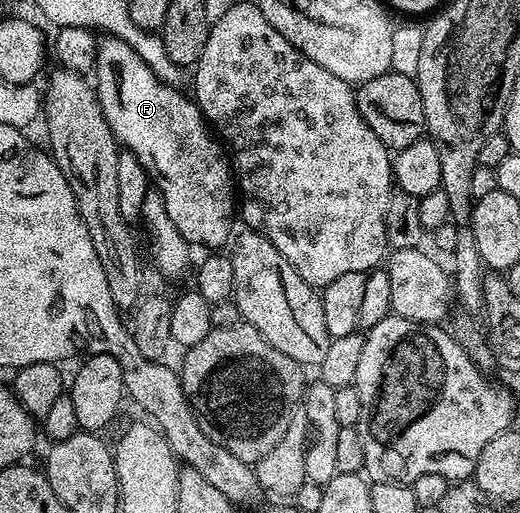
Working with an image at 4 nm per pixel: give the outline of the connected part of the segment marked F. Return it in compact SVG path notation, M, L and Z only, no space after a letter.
M110 34L100 35L98 42L93 87L105 114L105 122L109 122L109 130L113 130L116 141L126 151L137 154L137 160L141 166L145 166L154 187L164 196L169 218L188 243L192 246L204 244L207 250L220 249L217 247L230 241L233 210L237 208L233 166L224 147L223 150L221 148L222 143L213 135L194 99L188 93L186 96L178 92L180 89L176 85L167 84L157 74L153 74L151 67L133 46Z

